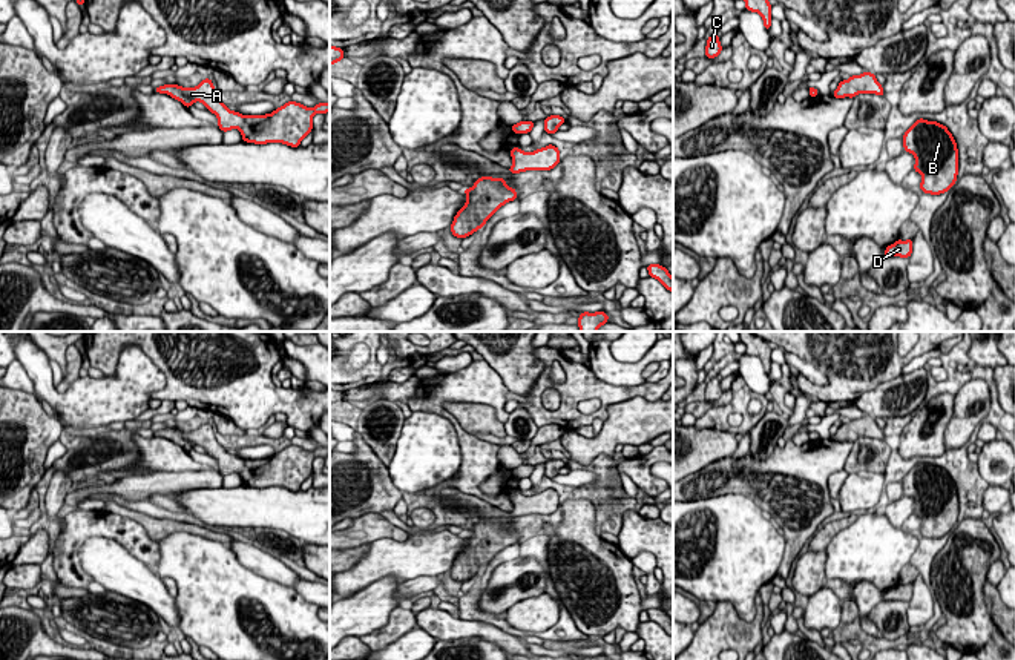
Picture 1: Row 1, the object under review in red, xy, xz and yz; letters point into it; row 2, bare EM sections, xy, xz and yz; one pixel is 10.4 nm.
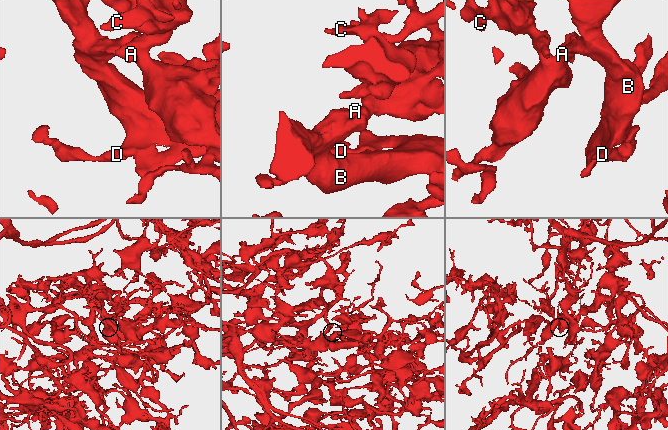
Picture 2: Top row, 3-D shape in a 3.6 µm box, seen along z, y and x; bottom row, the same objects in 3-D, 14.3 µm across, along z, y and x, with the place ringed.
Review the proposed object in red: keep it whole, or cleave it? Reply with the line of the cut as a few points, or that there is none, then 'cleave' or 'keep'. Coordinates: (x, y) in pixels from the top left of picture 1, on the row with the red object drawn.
no cut | keep

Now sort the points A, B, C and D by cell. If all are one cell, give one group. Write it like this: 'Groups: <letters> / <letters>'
Groups: A B C D

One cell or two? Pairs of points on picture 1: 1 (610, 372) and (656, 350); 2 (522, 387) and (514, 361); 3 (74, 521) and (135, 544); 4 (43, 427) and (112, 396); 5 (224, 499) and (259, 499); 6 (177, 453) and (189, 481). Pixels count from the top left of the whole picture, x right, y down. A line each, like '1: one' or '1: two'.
1: one
2: one
3: one
4: two
5: one
6: two

